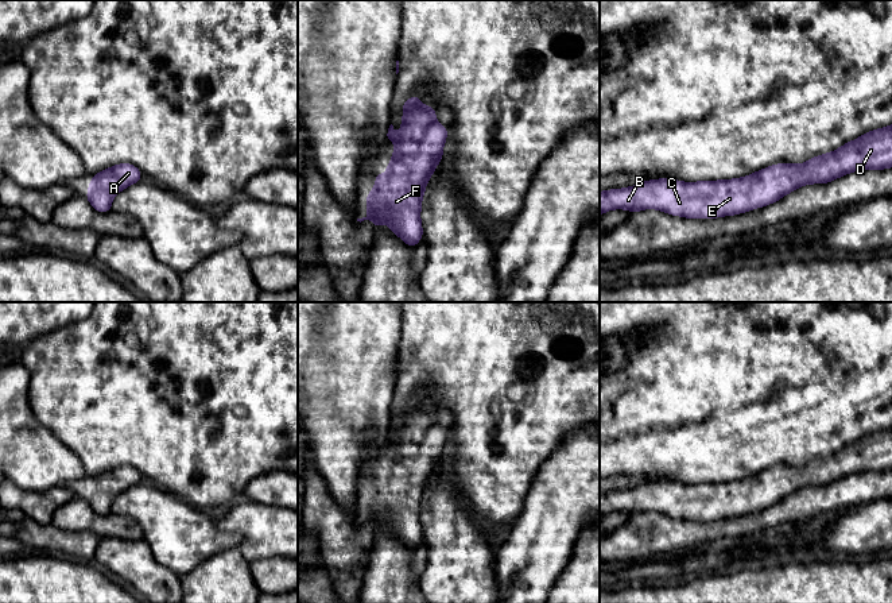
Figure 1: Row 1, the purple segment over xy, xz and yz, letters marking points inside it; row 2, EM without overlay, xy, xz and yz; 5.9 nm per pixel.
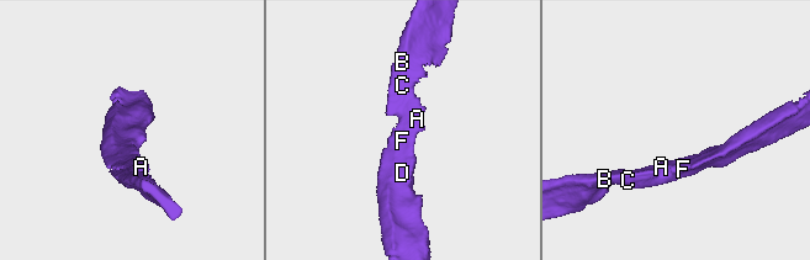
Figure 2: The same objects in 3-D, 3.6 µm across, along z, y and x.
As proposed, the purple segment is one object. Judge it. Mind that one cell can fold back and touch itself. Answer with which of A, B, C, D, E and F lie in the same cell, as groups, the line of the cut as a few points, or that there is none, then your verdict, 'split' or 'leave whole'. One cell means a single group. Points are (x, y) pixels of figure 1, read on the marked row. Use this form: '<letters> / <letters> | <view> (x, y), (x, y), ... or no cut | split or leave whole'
A B C D E F | no cut | leave whole

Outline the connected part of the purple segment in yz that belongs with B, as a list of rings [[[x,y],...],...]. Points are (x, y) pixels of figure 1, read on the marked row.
[[[892,125],[869,131],[856,140],[845,143],[835,151],[814,156],[804,163],[776,163],[742,178],[698,182],[660,178],[624,189],[600,192],[600,216],[613,209],[625,209],[635,214],[643,209],[658,209],[671,216],[687,219],[736,216],[773,204],[786,194],[808,183],[829,183],[835,178],[845,177],[848,173],[889,167],[892,167]]]

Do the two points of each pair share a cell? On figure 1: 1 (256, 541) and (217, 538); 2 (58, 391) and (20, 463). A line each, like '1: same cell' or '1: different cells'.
1: different cells
2: different cells

